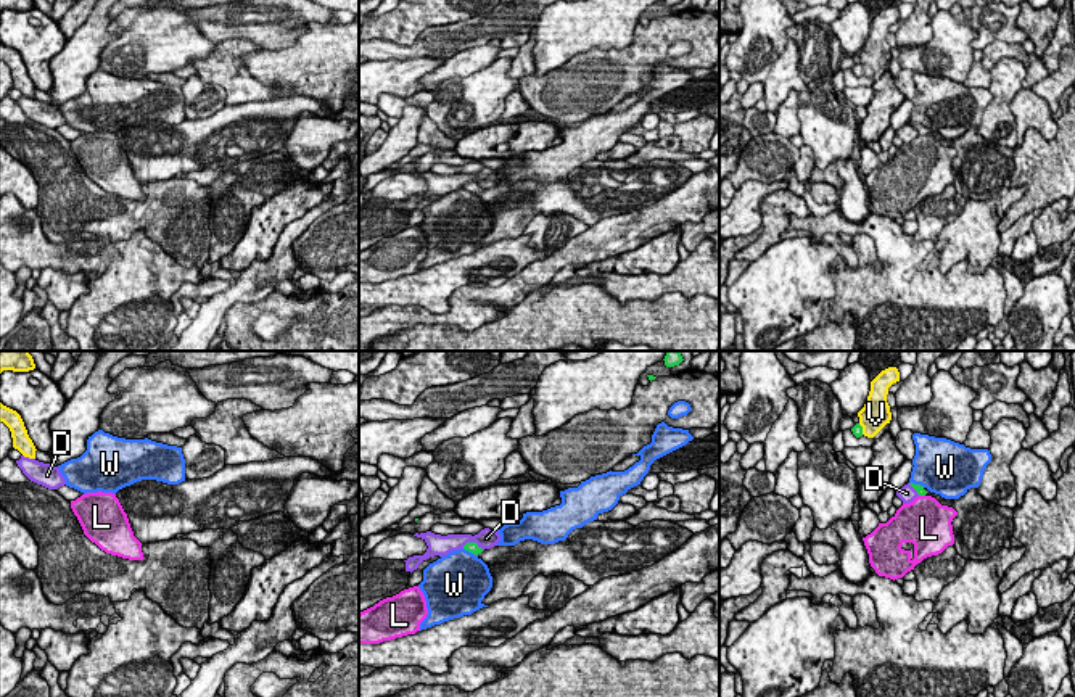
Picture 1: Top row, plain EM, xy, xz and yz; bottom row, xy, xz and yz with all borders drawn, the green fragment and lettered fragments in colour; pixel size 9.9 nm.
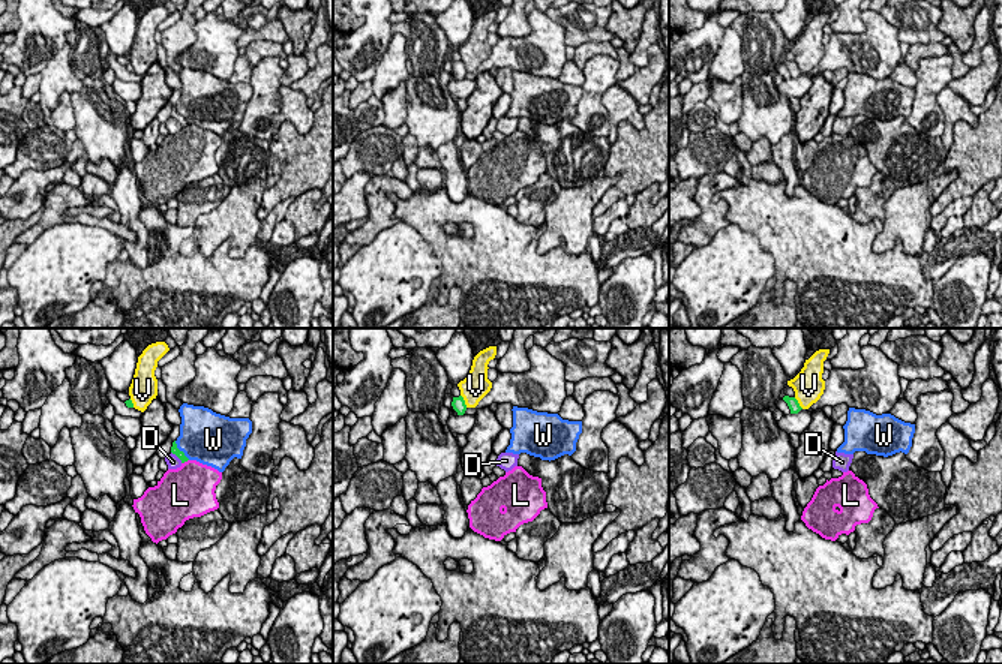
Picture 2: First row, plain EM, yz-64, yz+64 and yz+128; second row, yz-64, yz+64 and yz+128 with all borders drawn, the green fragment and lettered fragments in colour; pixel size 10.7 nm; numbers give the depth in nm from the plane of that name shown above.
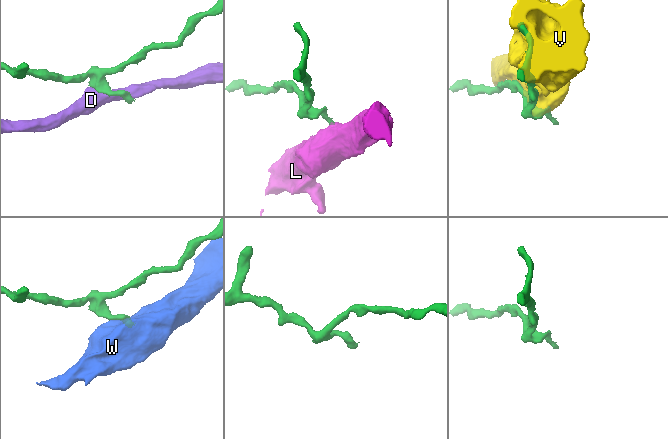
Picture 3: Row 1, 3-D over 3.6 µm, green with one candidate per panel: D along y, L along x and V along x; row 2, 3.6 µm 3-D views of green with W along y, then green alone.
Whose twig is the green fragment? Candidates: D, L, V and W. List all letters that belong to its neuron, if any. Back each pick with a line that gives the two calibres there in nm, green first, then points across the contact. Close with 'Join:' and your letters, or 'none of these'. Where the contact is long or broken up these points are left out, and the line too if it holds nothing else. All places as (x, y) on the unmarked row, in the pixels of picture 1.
Join: none of these

